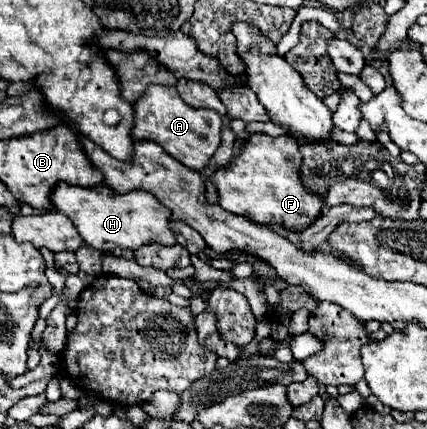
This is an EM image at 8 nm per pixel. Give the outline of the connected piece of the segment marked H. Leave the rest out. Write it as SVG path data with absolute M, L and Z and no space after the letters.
M61 182L53 190L51 200L55 202L53 206L57 212L73 220L75 228L79 230L87 246L93 246L97 250L113 250L113 248L137 250L153 242L159 246L177 244L175 232L171 230L171 212L149 192L119 194L105 184L99 184L95 188L81 188Z

